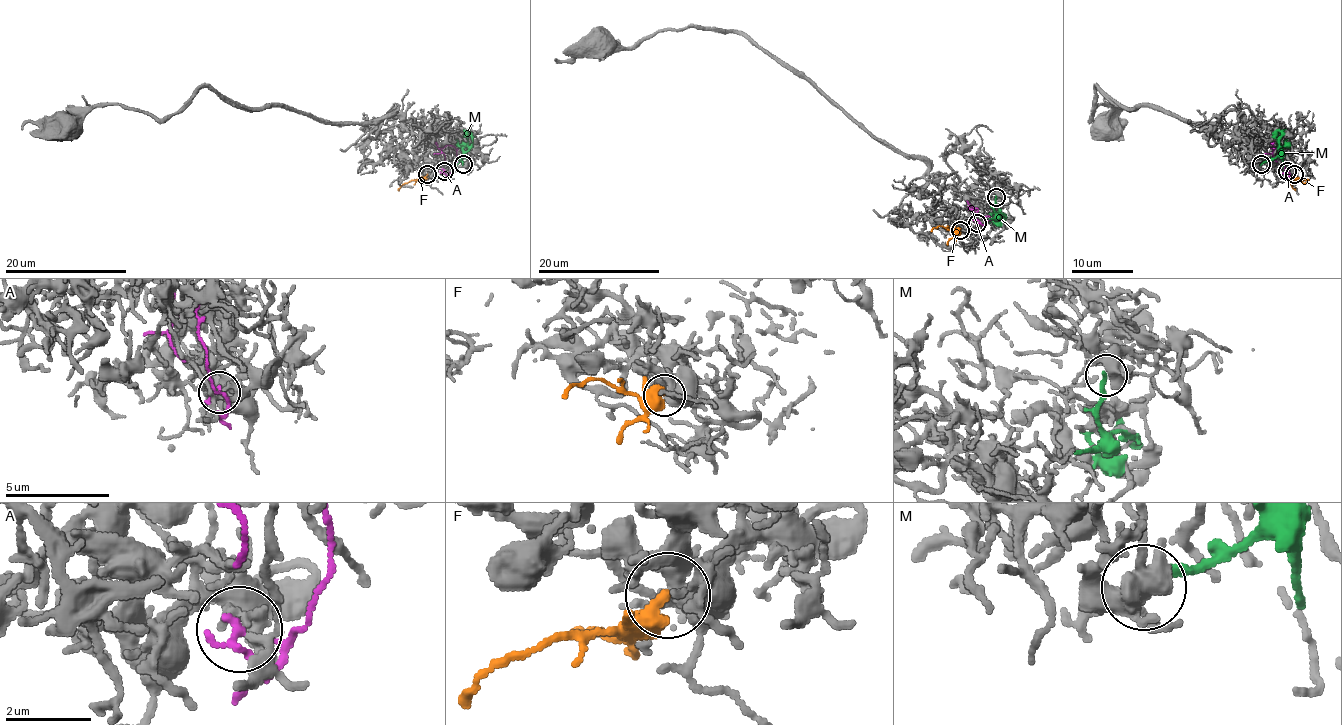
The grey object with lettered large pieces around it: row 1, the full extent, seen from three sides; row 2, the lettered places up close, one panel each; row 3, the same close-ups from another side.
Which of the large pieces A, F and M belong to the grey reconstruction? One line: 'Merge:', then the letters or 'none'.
Merge: F

